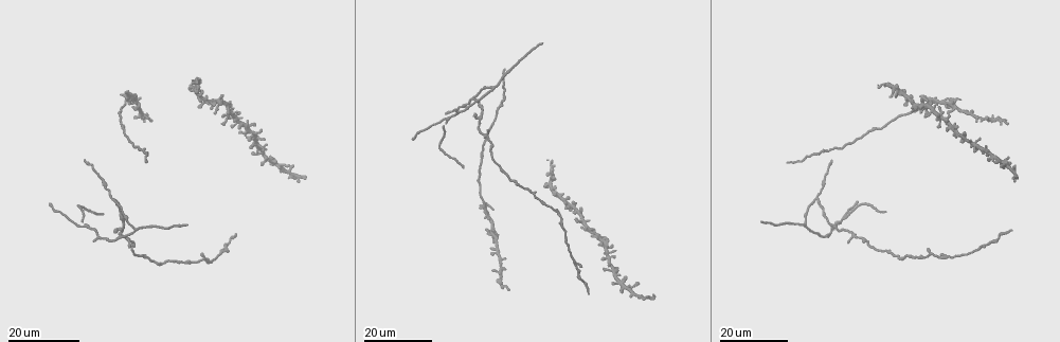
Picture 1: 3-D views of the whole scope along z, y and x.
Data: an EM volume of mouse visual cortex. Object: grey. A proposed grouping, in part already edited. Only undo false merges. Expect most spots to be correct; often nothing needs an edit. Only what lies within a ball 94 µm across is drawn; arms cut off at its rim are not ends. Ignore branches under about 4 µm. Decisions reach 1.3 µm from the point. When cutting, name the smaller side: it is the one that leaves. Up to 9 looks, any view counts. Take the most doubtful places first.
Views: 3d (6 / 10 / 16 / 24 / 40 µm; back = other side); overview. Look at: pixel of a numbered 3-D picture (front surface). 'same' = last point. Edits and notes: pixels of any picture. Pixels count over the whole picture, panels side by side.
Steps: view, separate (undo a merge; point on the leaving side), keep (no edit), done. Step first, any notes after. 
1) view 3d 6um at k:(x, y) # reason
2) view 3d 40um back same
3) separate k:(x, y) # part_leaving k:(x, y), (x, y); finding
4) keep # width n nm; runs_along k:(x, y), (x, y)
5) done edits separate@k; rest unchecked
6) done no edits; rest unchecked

view 3d 24um at 1:(583, 219) # four or more arms meet

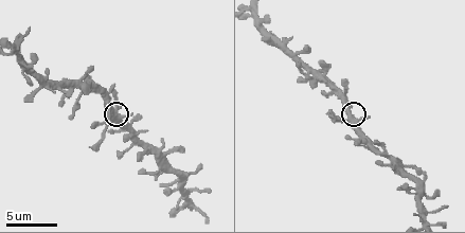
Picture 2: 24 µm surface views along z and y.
view 3d 6um at 2:(349, 120) # closer look

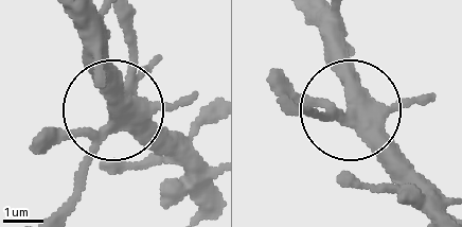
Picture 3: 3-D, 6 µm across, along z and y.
keep # width 440 nm; all the same cell

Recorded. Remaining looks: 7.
view 3d 24um at 1:(805, 226) # arms part here

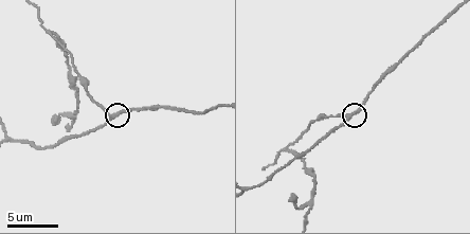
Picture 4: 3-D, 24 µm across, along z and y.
view 3d 10um at 4:(349, 117) # closer look

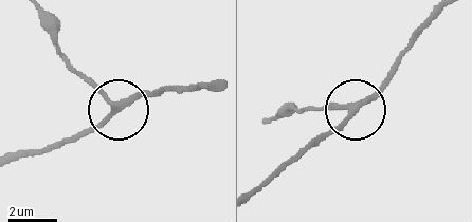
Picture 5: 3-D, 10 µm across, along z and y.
keep # width 190 nm; runs_along 5:(35, 10), (55, 45), (115, 105), (162, 90); one cell here

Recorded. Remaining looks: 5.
view 3d 10um at 4:(52, 34) # thin arm on a thick one

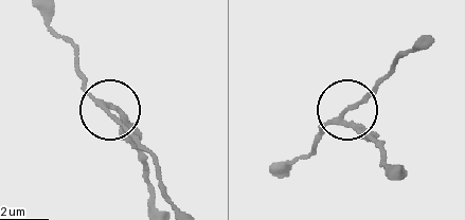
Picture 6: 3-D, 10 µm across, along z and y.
separate 6:(360, 129) # arms 3; part_leaving 6:(340, 122), (354, 126), (390, 168); a second cell is stuck on

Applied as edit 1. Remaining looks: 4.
view 3d 16um at 1:(839, 221) # thin arm on a thick one

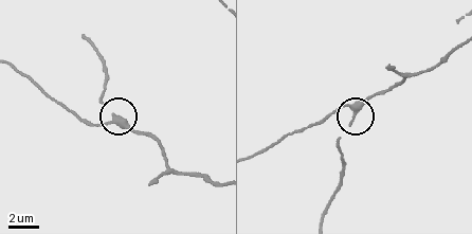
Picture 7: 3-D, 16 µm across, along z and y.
view 3d 10um at 7:(118, 119) # zoom in

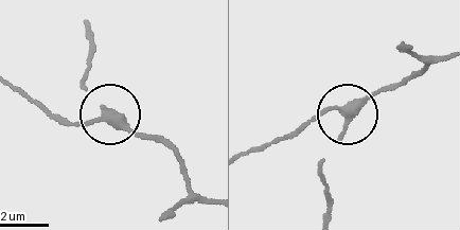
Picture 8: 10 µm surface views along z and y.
keep # runs_along 8:(444, 56), (347, 110), (329, 106), (300, 125); one cell here

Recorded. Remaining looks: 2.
done edits separate@6; rest unchecked

